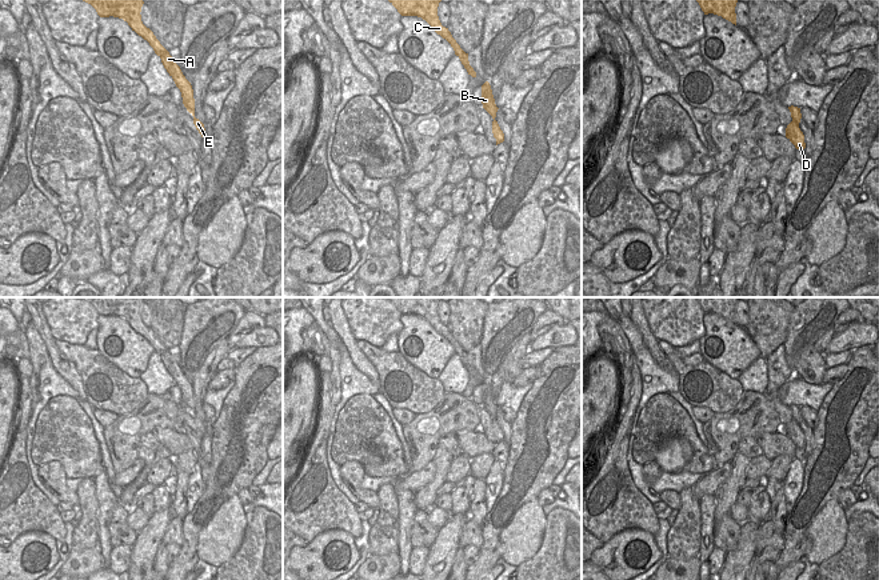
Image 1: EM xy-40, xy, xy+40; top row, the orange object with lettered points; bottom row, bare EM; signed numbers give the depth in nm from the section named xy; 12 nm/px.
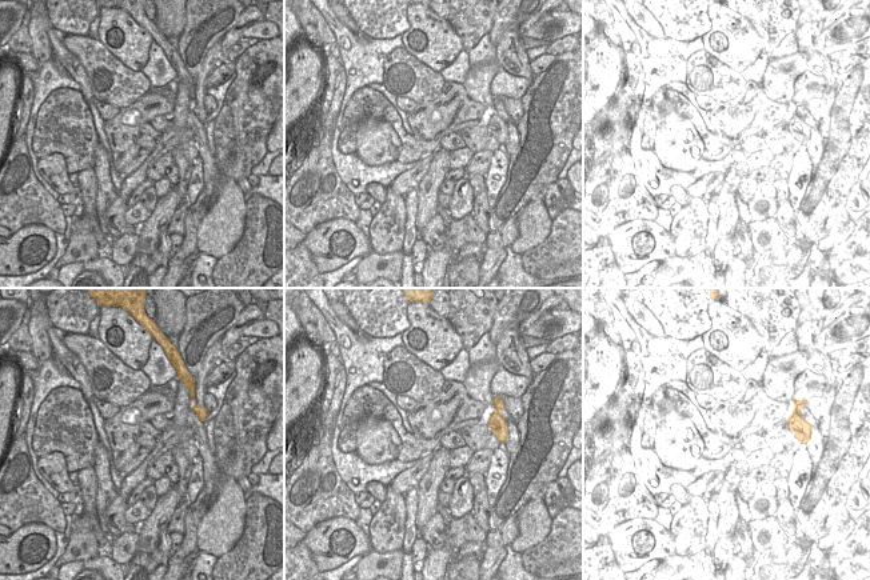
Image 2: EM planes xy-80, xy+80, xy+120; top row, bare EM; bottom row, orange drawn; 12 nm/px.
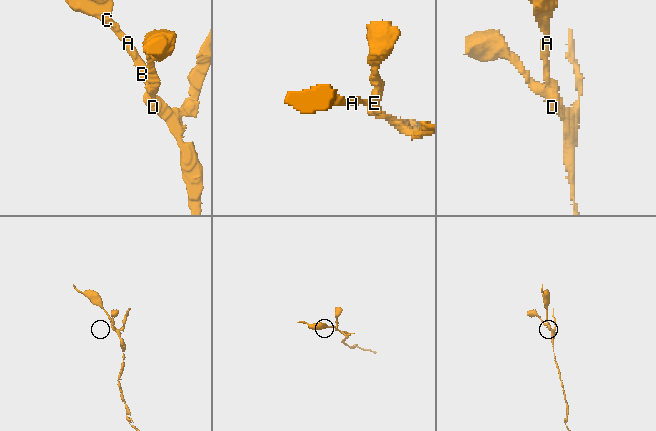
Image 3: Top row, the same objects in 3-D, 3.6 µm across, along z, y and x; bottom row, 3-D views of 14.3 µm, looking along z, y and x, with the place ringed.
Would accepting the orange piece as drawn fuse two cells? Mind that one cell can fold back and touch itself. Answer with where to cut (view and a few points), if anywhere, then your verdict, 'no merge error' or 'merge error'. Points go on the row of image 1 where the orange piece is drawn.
cut xy+40 (792, 119), (798, 126); merge error

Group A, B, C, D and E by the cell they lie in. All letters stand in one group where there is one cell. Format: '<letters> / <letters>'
A B C / D E

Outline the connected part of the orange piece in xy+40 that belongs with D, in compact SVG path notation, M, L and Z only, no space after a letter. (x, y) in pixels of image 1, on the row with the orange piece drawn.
M794 120L786 128L786 137L795 145L796 149L806 148L804 135Z

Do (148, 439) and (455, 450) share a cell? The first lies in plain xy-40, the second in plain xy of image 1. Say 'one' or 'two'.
one

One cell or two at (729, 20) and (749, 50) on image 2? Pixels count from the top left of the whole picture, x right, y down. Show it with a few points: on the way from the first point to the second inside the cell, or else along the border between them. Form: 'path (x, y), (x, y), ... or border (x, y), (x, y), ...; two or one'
path (729, 27), (742, 43); one

